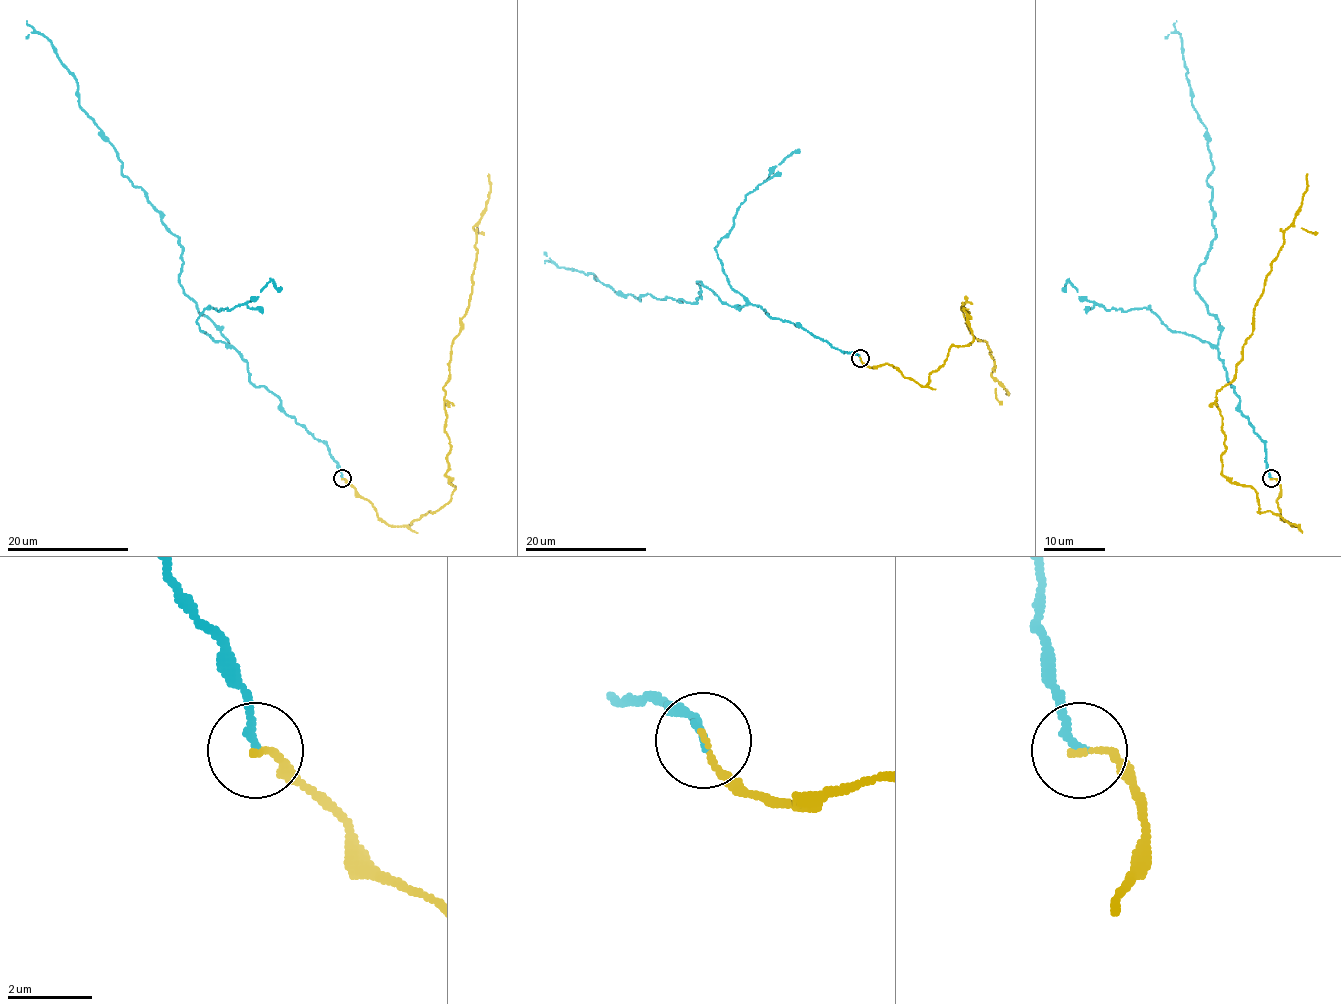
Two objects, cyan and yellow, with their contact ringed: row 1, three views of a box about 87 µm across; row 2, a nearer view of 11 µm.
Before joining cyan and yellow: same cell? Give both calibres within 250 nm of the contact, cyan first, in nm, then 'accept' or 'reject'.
180/150 nm | accept

